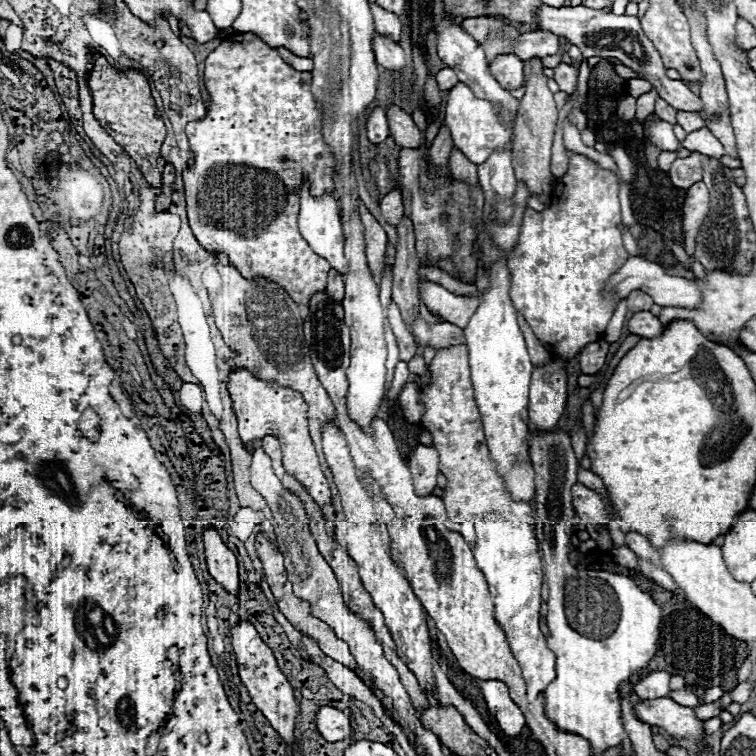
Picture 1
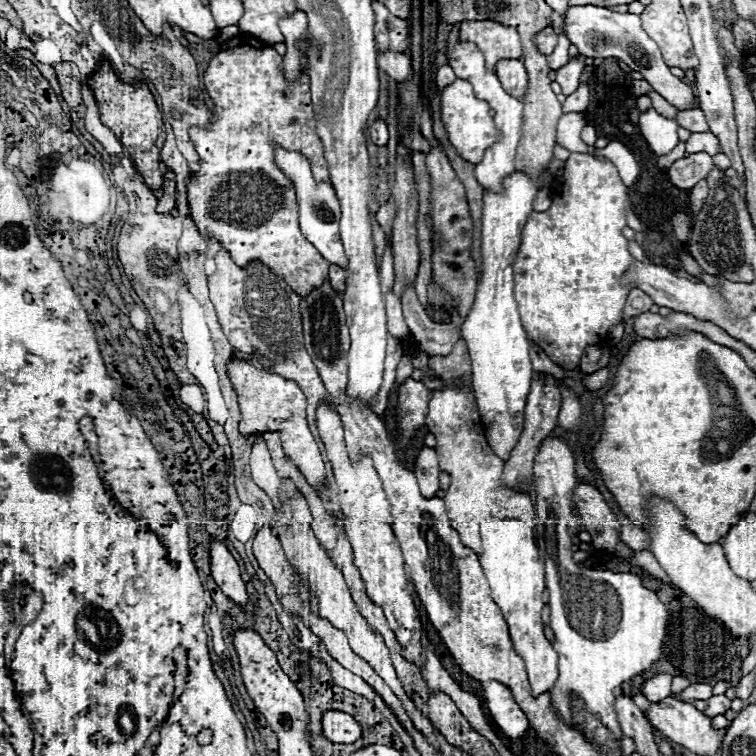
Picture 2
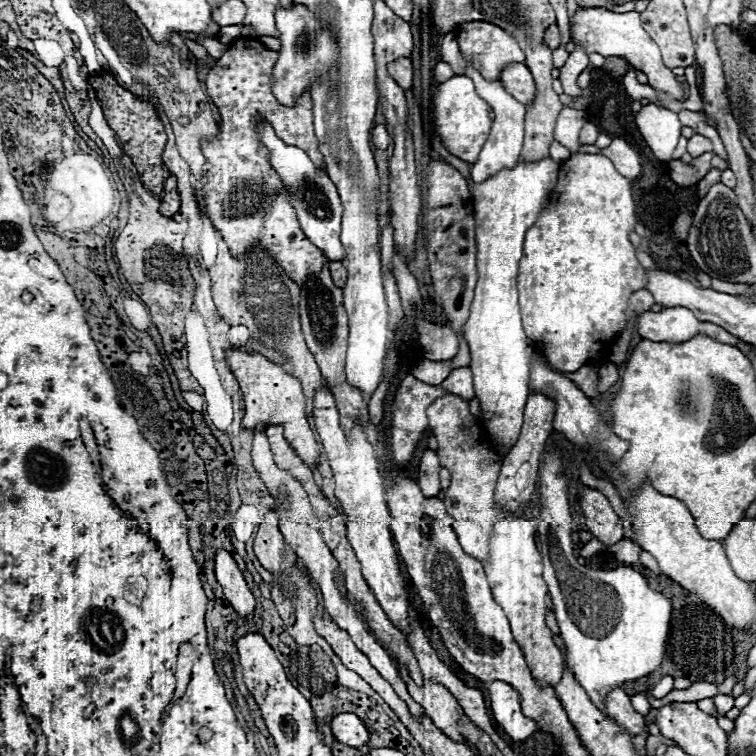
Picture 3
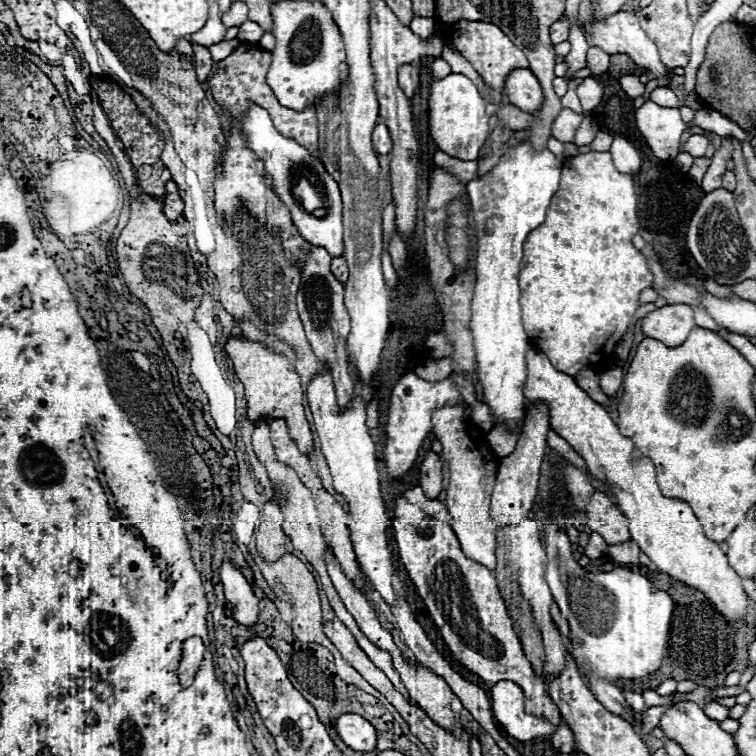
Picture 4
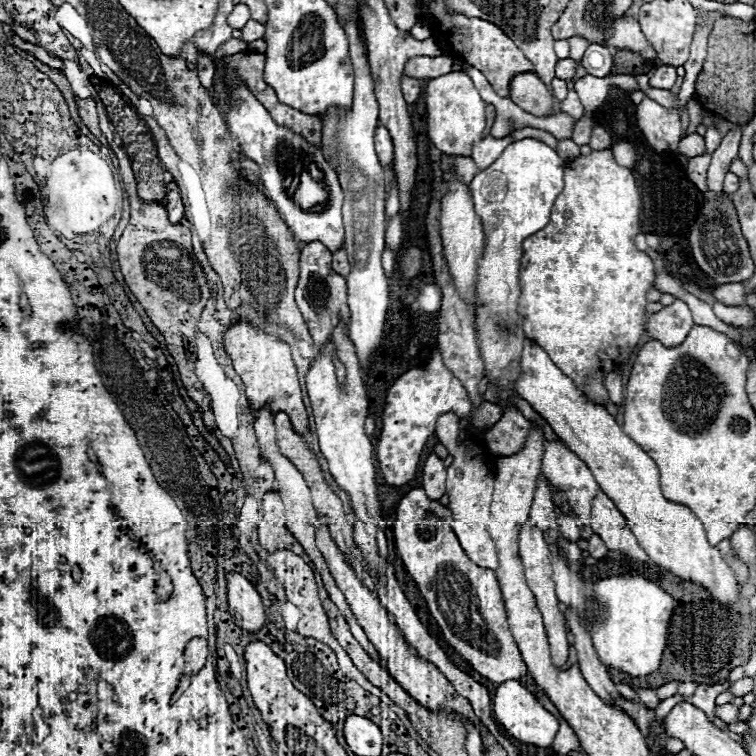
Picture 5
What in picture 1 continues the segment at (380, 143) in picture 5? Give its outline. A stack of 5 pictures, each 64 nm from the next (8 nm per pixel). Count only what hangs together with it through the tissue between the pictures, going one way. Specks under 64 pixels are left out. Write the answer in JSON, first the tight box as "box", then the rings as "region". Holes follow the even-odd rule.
{"box":[366,108,388,144],"region":[[[374,108],[366,120],[366,130],[368,130],[368,138],[374,144],[380,144],[388,138],[388,122],[386,122],[386,114],[382,108]]]}

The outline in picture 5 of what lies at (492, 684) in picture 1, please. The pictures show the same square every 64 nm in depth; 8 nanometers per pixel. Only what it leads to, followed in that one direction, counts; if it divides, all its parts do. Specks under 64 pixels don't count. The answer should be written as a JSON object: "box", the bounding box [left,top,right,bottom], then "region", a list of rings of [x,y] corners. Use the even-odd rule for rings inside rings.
{"box":[494,680,558,748],"region":[[[508,680],[508,682],[502,682],[496,692],[494,692],[494,718],[504,726],[504,730],[526,742],[526,744],[534,744],[534,746],[540,746],[540,748],[552,748],[552,740],[558,732],[558,720],[540,706],[540,702],[516,680]]]}

